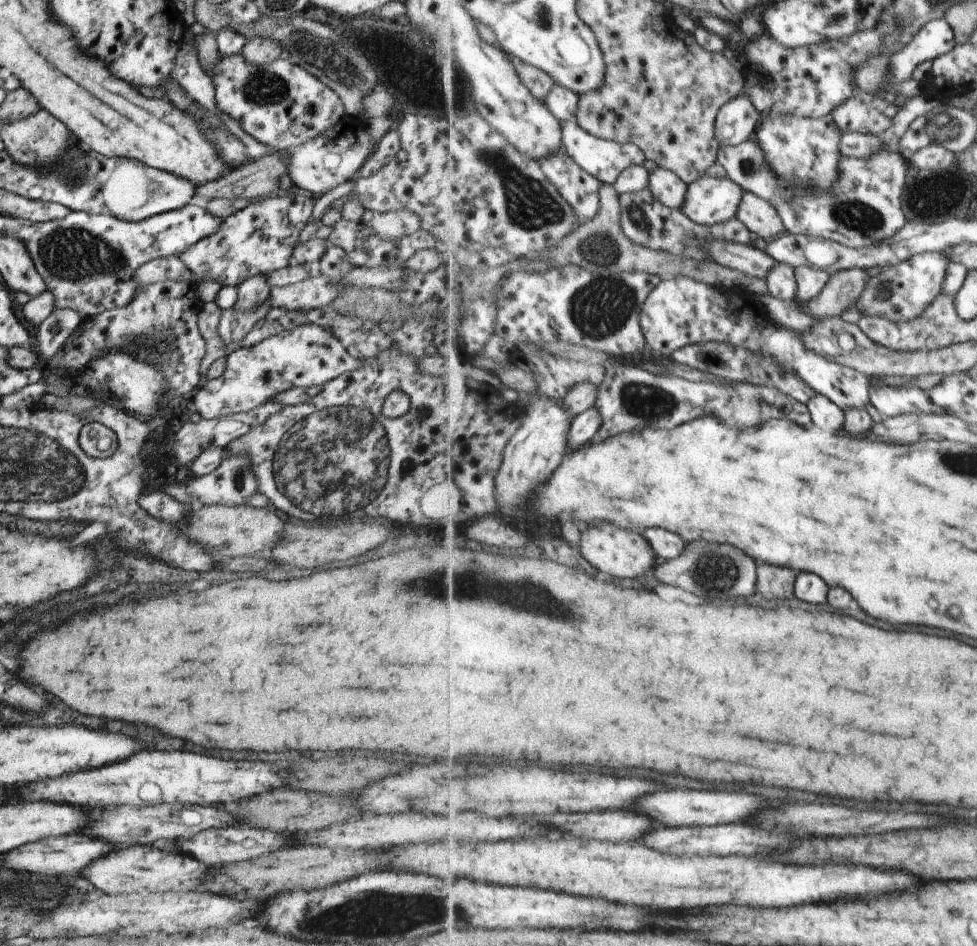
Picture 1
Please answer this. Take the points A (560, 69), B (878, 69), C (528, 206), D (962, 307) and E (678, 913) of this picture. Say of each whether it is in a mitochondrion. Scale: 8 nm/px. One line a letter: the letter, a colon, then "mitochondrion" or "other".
A: other
B: mitochondrion
C: mitochondrion
D: other
E: other

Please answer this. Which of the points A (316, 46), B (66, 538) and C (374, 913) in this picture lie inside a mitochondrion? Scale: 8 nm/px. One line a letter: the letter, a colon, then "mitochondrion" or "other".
A: mitochondrion
B: other
C: mitochondrion

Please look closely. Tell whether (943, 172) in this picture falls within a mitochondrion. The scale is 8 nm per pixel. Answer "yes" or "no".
no

